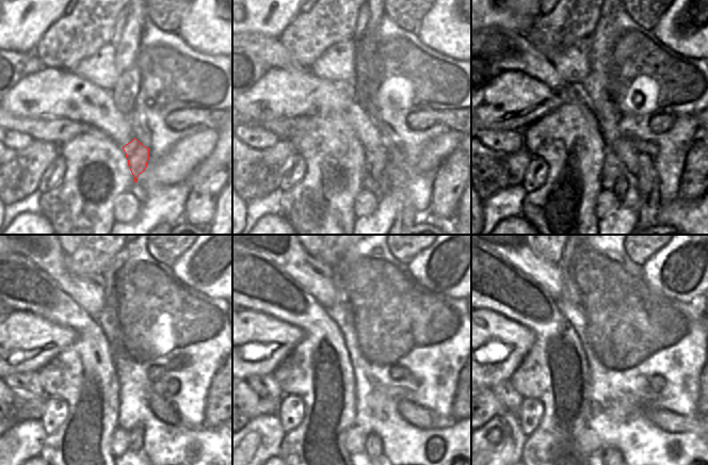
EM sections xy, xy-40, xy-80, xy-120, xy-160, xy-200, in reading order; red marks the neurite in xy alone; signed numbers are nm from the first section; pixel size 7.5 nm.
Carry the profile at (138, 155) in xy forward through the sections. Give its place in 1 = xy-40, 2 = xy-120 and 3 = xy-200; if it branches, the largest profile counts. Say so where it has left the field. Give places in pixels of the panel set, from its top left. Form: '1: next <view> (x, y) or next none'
1: next xy-40 (374, 160)
2: next xy-120 (135, 444)
3: next xy-200 (609, 451)

